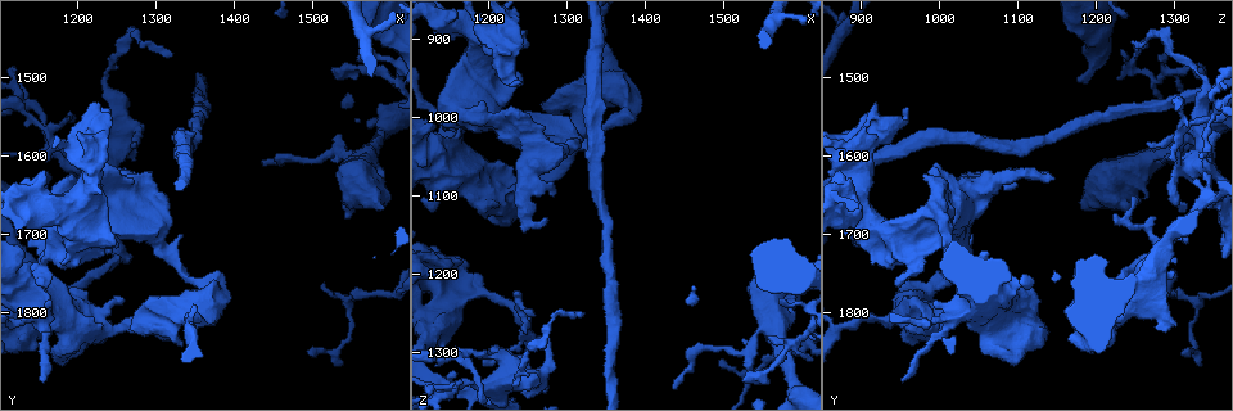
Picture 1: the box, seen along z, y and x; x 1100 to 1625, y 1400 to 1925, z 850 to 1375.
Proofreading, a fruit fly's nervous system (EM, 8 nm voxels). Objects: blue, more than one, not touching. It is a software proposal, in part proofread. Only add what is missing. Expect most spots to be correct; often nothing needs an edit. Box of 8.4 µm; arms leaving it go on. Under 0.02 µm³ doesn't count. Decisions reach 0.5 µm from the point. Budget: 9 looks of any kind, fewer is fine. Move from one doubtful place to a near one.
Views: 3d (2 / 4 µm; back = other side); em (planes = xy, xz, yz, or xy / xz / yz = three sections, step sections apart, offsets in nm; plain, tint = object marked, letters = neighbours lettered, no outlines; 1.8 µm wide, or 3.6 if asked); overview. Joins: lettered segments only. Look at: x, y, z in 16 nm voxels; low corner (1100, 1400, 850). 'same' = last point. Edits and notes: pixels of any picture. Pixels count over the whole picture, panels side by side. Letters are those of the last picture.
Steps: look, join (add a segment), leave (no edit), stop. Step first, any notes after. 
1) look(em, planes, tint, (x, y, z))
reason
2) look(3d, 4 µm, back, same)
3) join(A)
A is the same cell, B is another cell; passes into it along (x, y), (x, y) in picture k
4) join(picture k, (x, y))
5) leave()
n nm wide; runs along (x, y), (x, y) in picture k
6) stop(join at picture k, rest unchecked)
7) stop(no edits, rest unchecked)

look(em, planes, tint, (1230, 1530, 920))
thick end

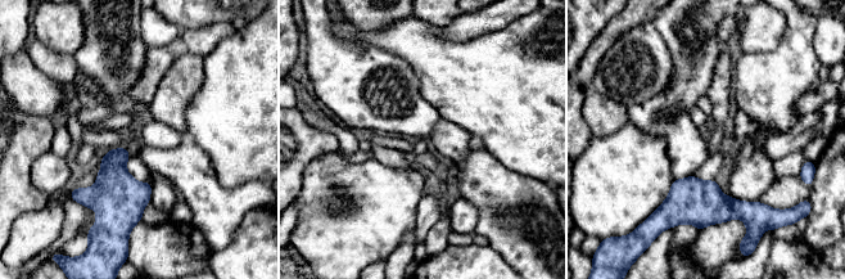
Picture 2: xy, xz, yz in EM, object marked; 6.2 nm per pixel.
look(em, planes, letters, same)
what lies round it

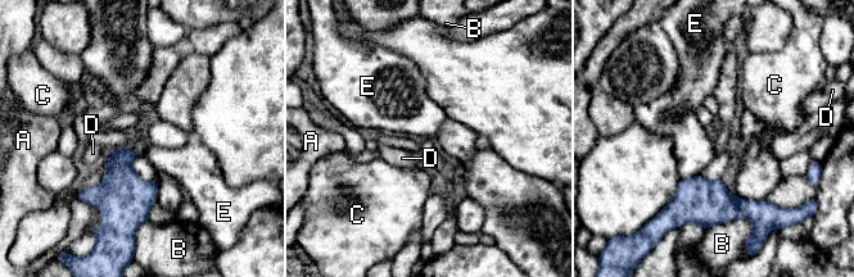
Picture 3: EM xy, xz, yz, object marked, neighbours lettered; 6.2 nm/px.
leave()
A, B, C, D and E are other cells; border along (700, 173), (681, 180) in picture 3; none of them fits

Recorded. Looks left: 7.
look(3d, 4 µm, (1165, 1790, 1070))
calibre changes

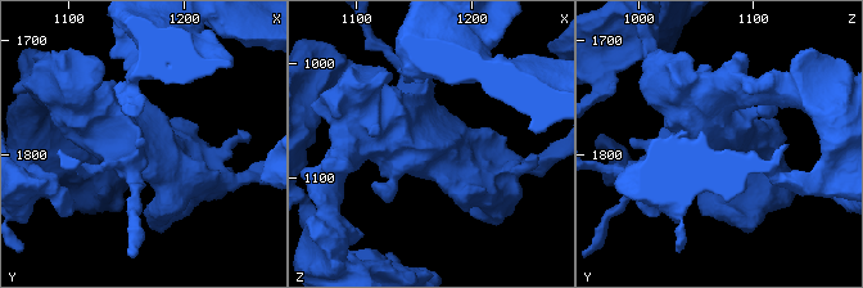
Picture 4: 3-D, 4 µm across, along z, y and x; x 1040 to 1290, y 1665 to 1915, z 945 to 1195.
look(em, 3.6 µm, planes, letters, (1166, 1784, 1070))
need the tissue

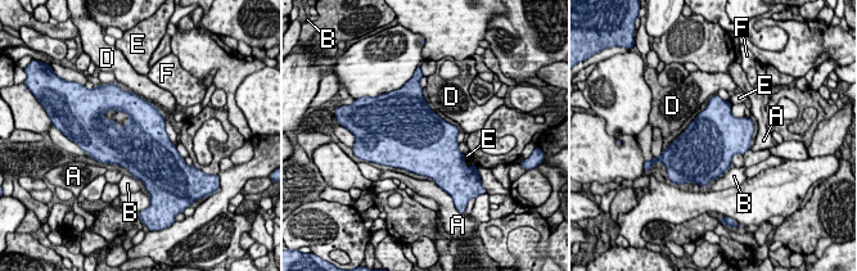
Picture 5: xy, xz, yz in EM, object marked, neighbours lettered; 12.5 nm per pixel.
leave()
700 nm wide; A, B, D, E and F are other cells; border along (158, 109), (163, 116) in picture 5; none of them fits

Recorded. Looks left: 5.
look(em, planes, tint, (1270, 1585, 1265))
an open end

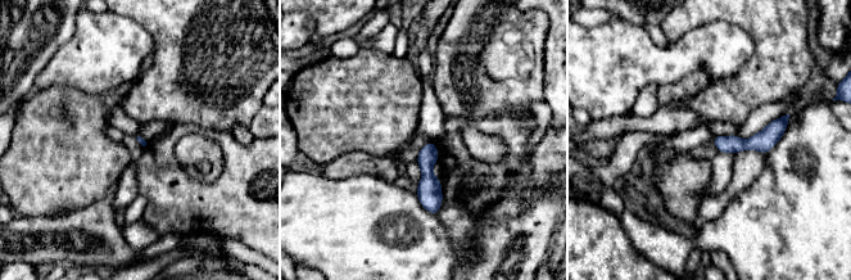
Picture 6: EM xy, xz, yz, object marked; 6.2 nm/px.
look(em, planes, letters, same)
see the neighbours

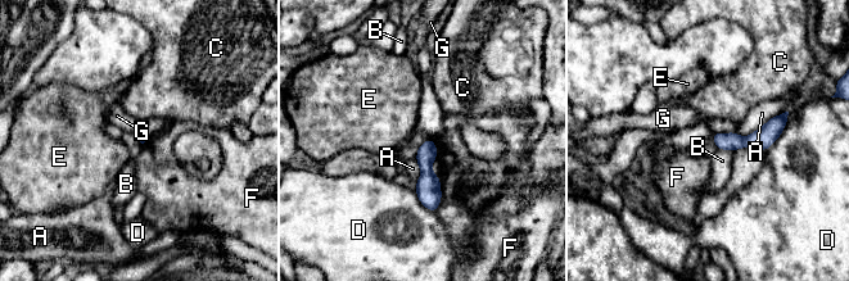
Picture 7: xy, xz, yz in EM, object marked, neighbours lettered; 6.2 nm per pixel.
leave()
A, B, C, D, E, F and G are other cells; border along (735, 131), (712, 134) in picture 7; no lettered segment goes on from it

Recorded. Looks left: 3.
look(3d, 4 µm, (1160, 1620, 1335))
an open end

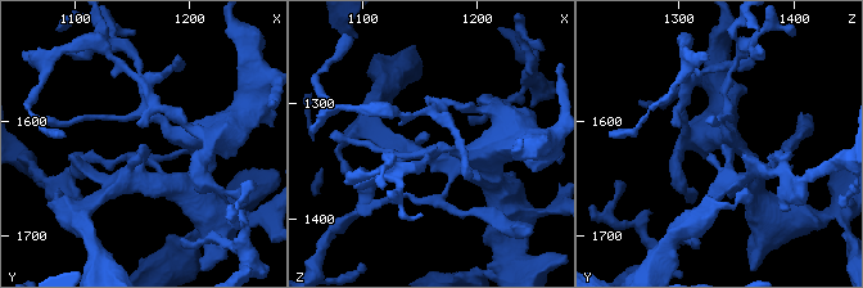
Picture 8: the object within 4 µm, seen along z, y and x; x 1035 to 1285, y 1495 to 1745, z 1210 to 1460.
look(em, 3.6 µm, xy, step 8, letters, (1158, 1622, 1338))

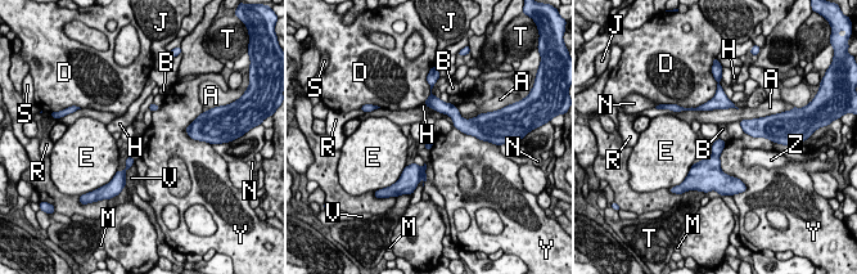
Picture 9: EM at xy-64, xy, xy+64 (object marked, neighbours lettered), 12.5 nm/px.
leave()
A, B, D, E, H, J, M, N, R, S, T, V, Y and Z are other cells; no lettered segment goes on from it

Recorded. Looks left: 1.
stop(no edits, rest unchecked)

